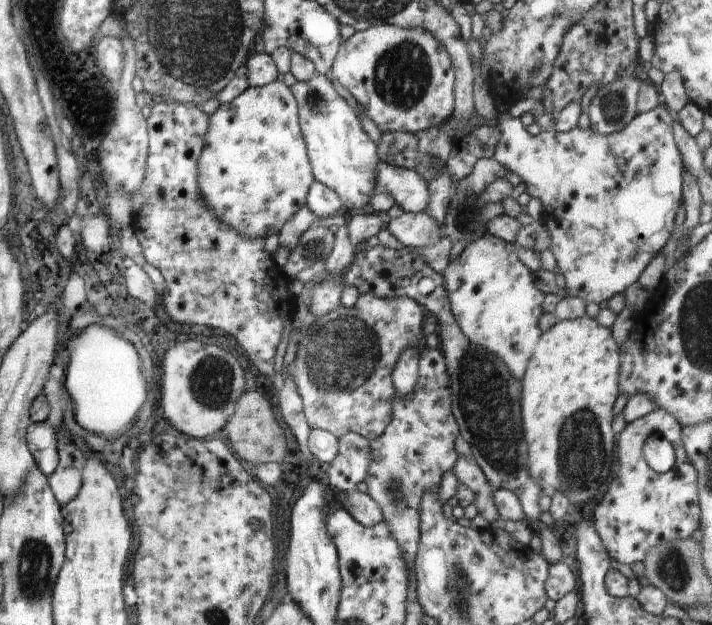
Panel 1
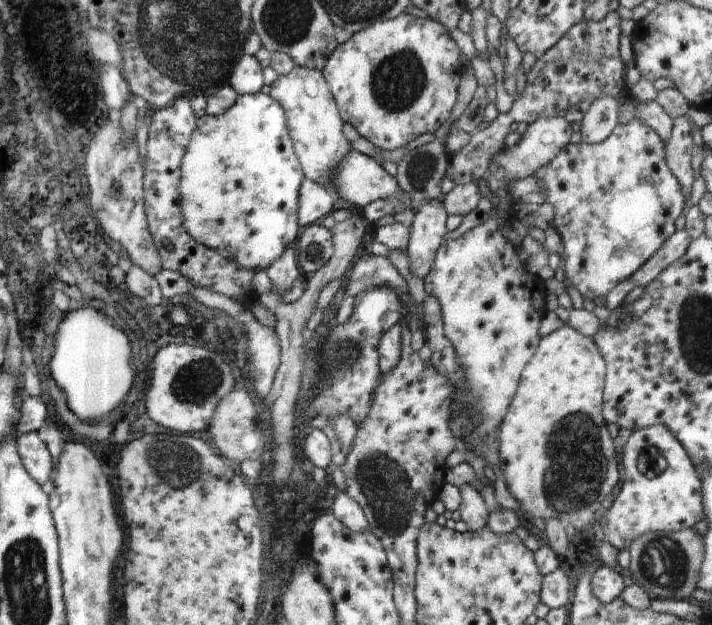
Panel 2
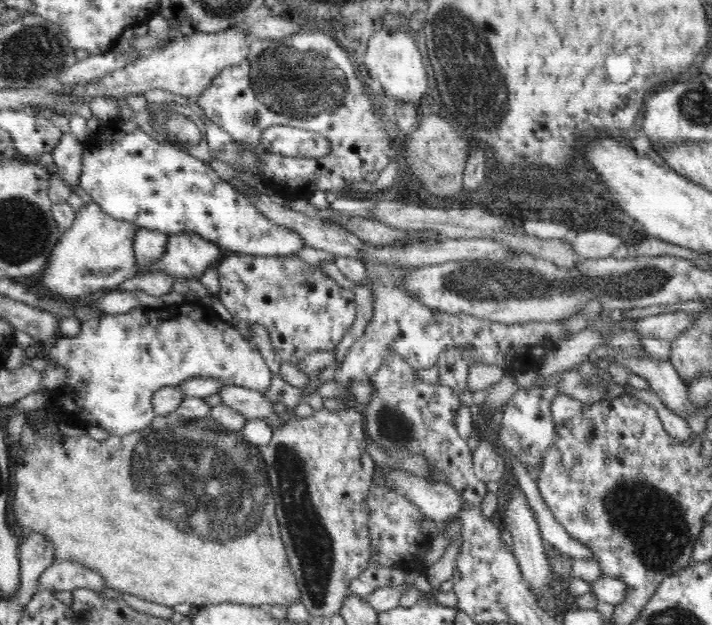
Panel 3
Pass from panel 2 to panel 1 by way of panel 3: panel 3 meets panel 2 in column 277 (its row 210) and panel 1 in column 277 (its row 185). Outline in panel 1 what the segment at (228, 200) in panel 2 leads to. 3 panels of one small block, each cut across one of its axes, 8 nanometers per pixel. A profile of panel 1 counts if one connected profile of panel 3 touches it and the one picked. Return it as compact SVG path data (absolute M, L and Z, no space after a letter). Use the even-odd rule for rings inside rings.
M277 79L266 86L249 86L231 103L221 104L209 117L196 176L200 198L204 198L208 210L212 210L224 226L230 225L240 236L264 240L272 234L279 234L284 224L305 205L309 186L316 180L300 130L298 105L290 87Z

